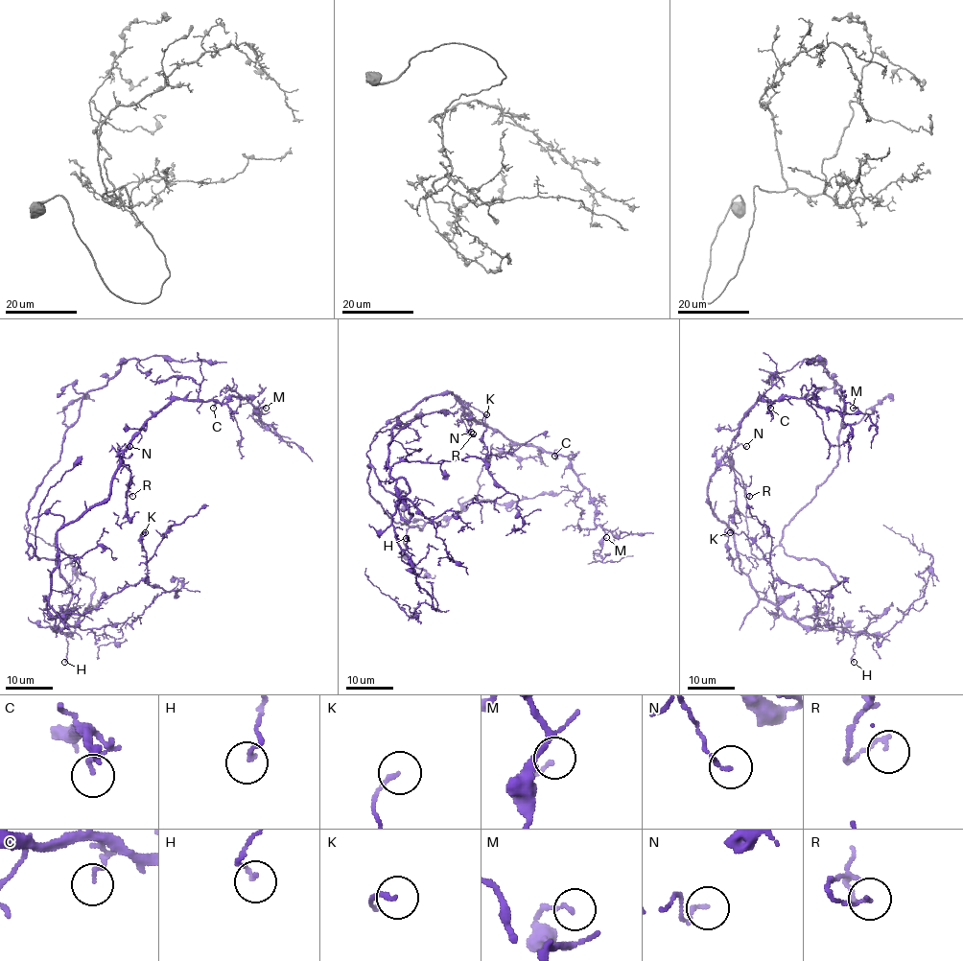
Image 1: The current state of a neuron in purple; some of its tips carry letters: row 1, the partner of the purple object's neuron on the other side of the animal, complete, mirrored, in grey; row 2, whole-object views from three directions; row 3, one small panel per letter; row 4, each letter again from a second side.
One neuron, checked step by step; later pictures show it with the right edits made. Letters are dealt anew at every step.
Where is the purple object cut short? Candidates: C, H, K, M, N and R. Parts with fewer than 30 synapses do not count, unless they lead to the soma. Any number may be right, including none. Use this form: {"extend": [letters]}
{"extend": []}

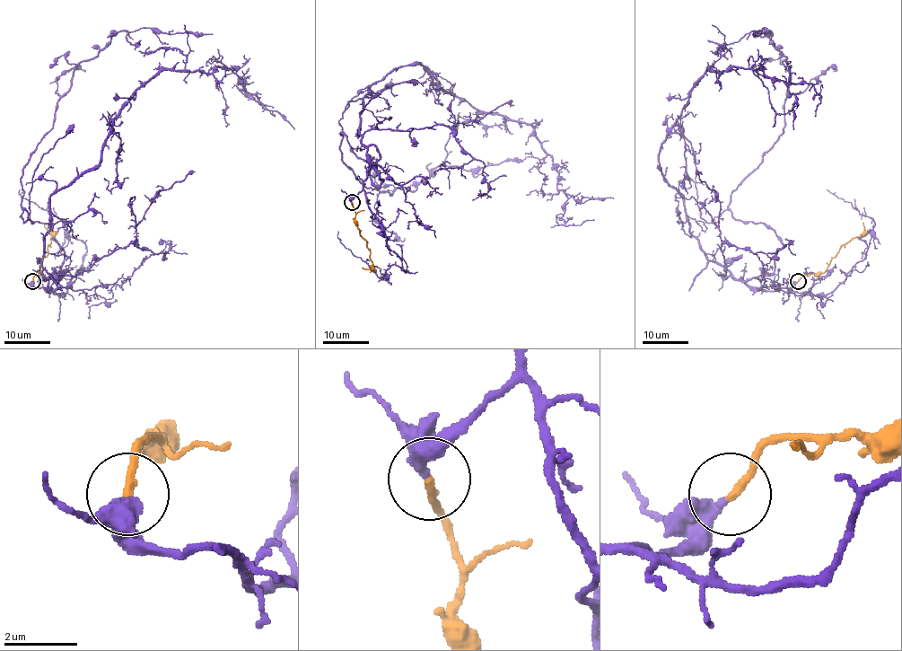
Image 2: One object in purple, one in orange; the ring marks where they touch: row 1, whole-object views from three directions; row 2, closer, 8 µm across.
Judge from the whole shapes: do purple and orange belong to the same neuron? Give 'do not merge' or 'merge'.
merge

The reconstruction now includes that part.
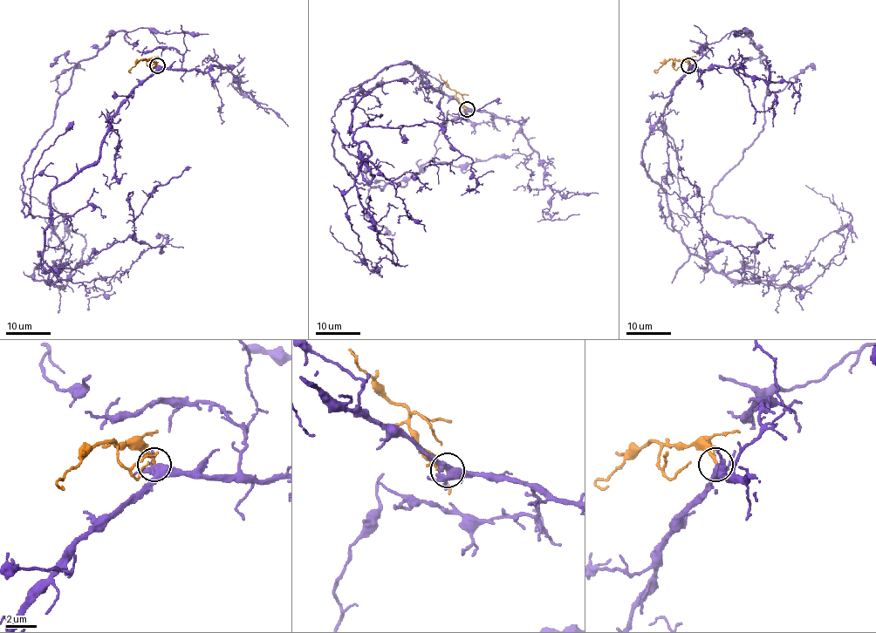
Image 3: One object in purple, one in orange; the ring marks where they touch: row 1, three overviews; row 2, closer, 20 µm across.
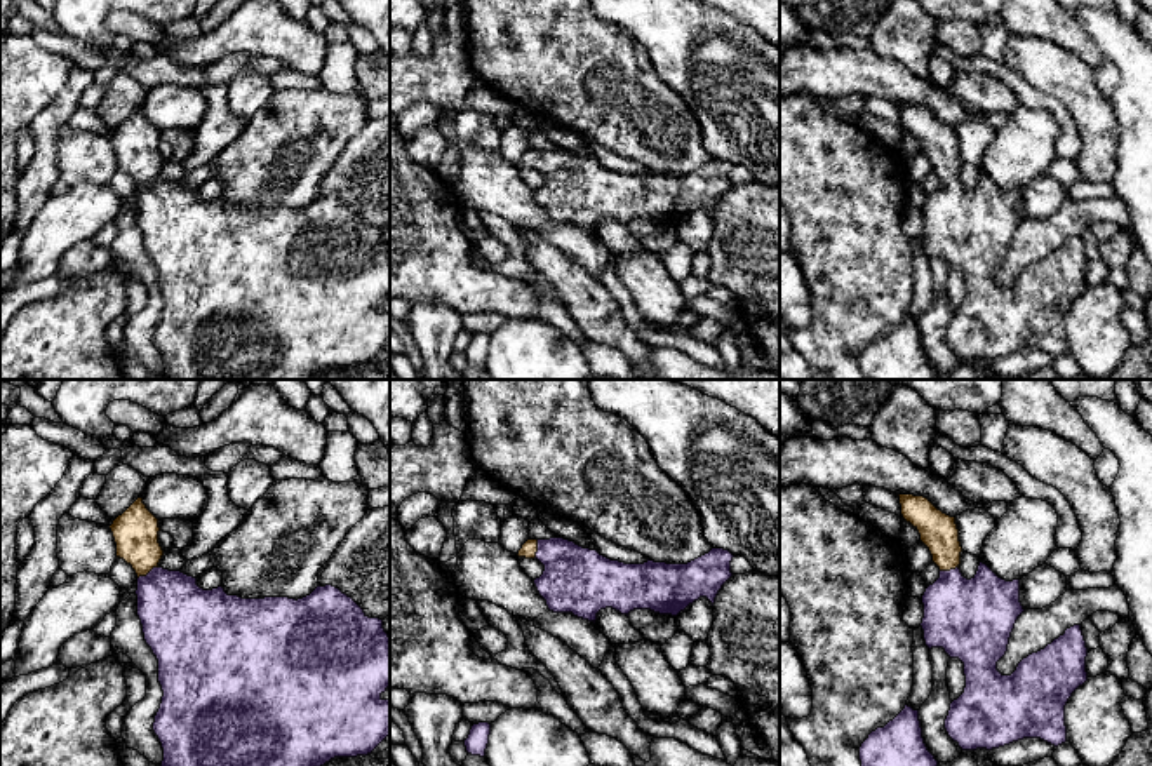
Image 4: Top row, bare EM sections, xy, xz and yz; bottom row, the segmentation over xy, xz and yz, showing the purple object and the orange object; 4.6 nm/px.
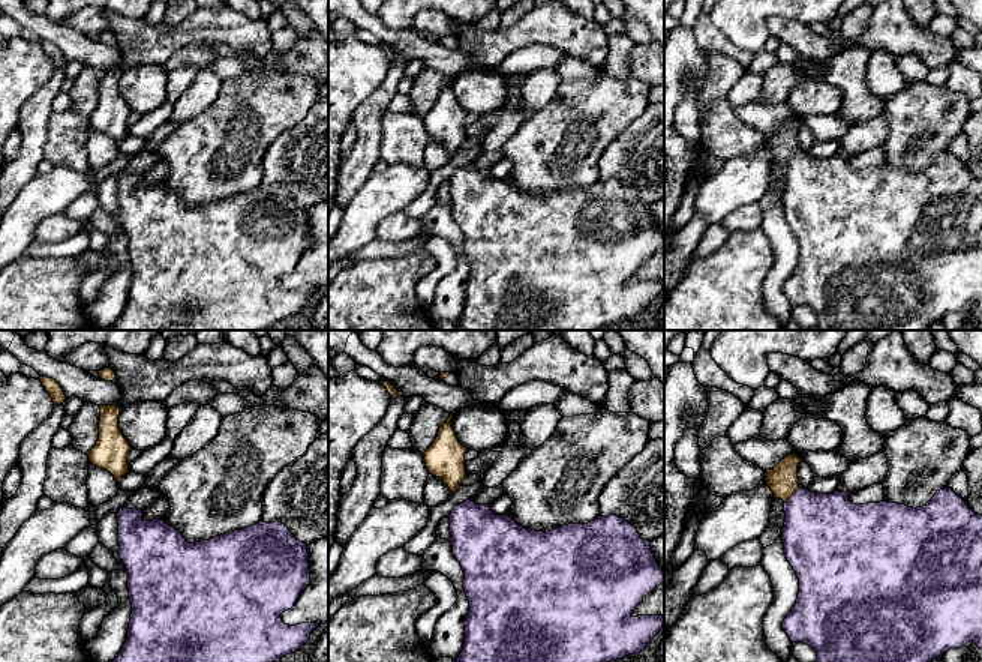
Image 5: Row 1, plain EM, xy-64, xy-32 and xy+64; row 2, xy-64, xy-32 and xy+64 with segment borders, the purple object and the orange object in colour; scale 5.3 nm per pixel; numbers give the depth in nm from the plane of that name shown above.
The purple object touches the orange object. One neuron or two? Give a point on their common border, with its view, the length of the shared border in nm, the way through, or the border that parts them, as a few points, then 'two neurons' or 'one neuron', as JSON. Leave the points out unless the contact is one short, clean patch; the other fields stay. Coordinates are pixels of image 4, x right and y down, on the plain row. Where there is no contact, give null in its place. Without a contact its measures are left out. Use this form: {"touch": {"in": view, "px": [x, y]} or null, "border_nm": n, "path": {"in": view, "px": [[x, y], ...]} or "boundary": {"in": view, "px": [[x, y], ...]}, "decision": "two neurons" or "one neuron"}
{"touch": {"in": "xy", "px": [148, 183]}, "border_nm": 110, "path": {"in": "xy", "px": [[178, 227], [148, 183], [136, 141]]}, "decision": "one neuron"}

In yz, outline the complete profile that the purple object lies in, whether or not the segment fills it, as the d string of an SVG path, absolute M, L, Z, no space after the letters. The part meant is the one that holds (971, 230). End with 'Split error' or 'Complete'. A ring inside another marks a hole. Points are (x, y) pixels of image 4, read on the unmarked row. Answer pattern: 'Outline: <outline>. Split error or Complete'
Outline: M898 106L903 129L919 141L921 151L940 178L940 188L922 205L921 237L926 256L943 258L950 268L964 273L964 303L950 313L945 329L948 346L962 360L992 360L1023 348L1041 348L1055 357L1065 353L1065 315L1072 303L1088 291L1088 258L1081 235L1067 239L1044 259L1023 268L1011 286L1002 286L997 272L1006 265L1015 233L1025 221L1020 212L1020 190L1006 192L983 172L971 190L964 188L959 179L962 157L955 127L938 120L924 106Z. Split error

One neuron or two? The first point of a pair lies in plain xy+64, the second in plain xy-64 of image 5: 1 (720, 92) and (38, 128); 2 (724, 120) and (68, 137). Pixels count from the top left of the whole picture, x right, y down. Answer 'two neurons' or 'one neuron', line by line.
1: one neuron
2: one neuron

